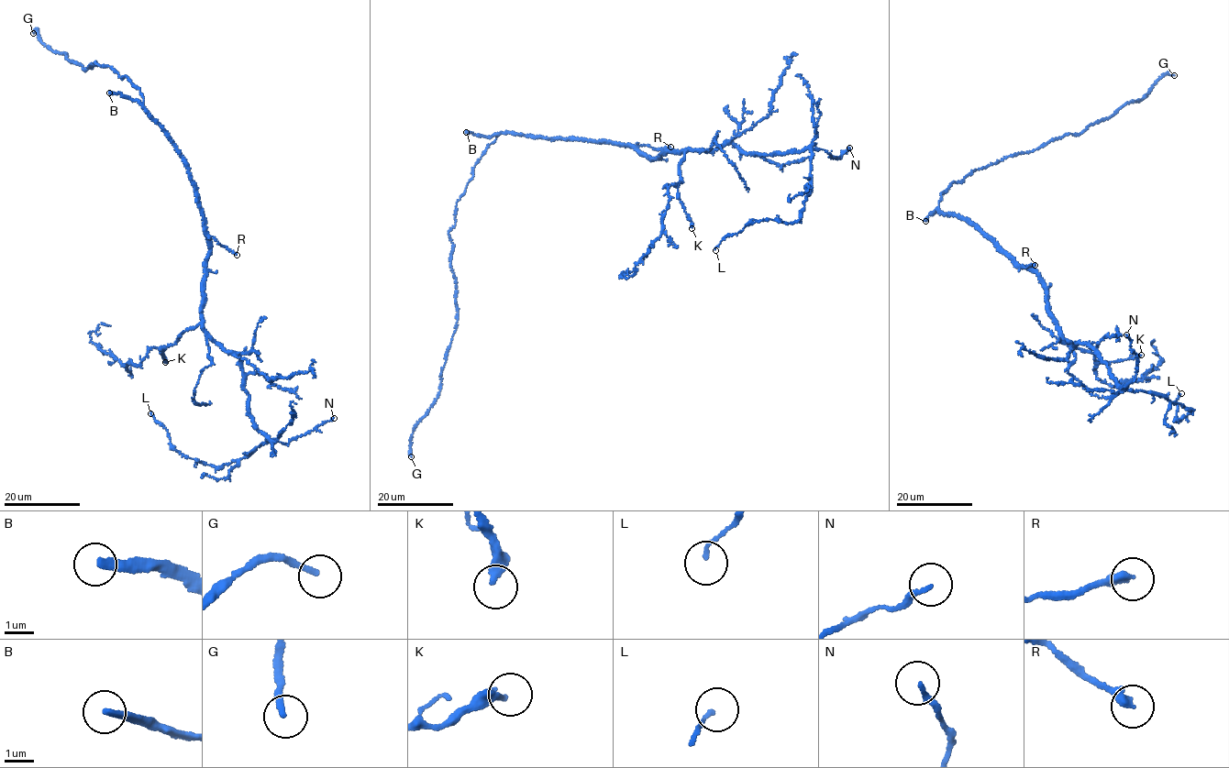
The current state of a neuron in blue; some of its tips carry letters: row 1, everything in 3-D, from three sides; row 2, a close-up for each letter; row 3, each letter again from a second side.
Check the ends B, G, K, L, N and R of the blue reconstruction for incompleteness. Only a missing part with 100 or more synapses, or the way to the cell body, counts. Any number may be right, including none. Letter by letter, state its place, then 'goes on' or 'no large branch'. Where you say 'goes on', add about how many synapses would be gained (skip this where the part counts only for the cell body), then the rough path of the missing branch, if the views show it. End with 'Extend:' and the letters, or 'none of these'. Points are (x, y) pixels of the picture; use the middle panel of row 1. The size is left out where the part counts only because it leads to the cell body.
B: place (466, 132); goes on; 200 synapses
G: place (411, 456); goes on
K: place (692, 228); no large branch
L: place (715, 250); no large branch
N: place (849, 148); no large branch
R: place (670, 147); no large branch
Extend: B, G

